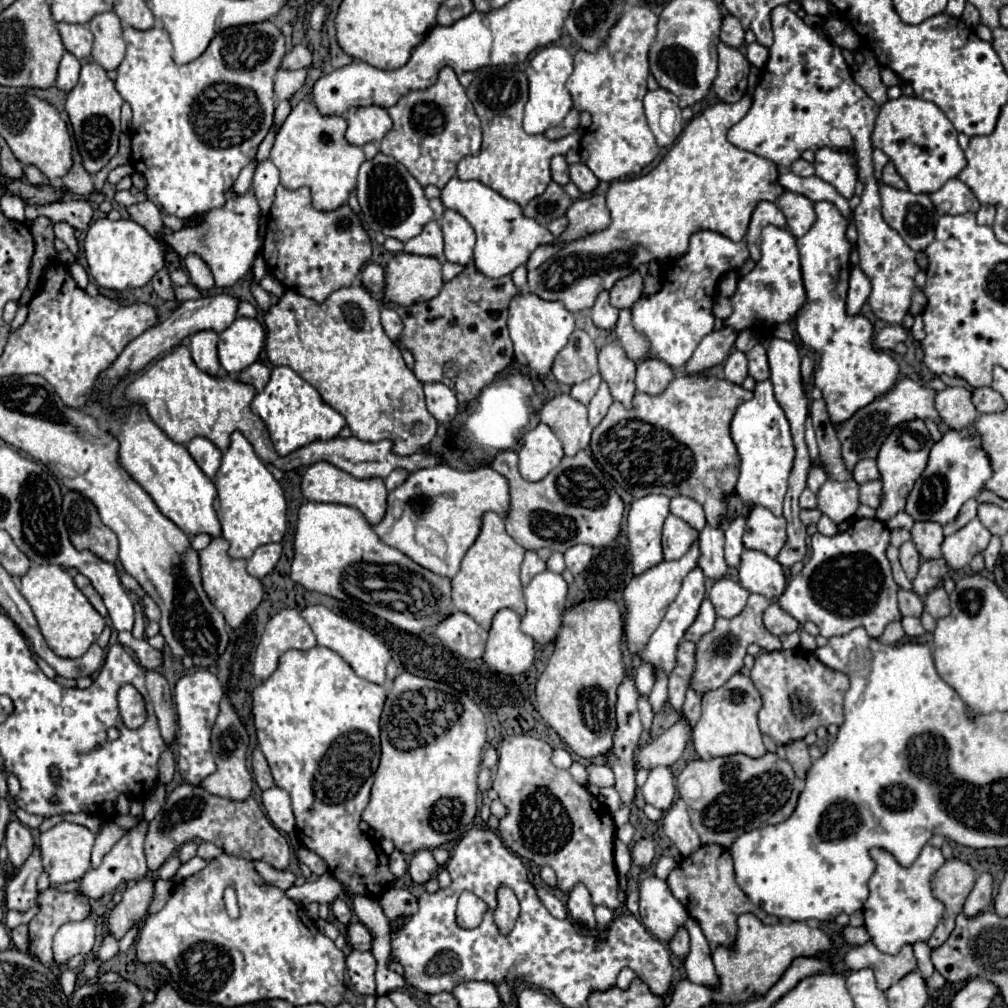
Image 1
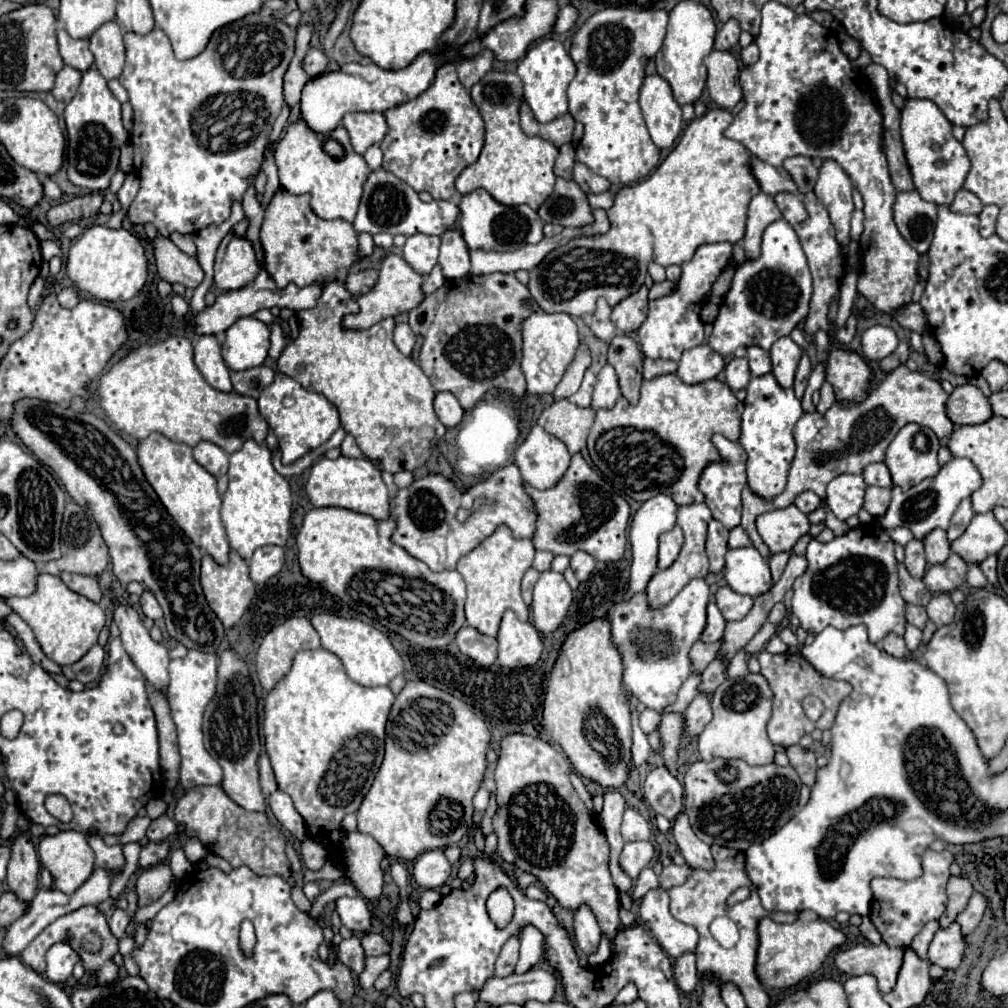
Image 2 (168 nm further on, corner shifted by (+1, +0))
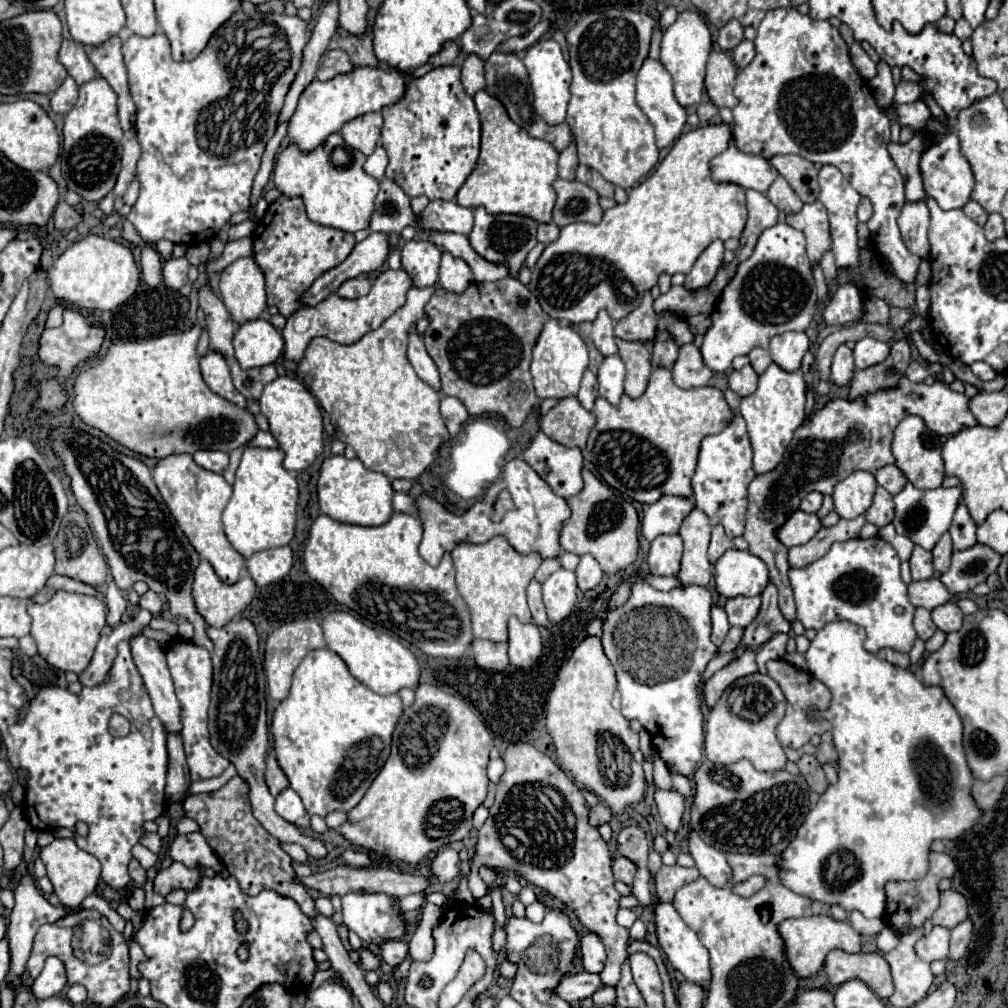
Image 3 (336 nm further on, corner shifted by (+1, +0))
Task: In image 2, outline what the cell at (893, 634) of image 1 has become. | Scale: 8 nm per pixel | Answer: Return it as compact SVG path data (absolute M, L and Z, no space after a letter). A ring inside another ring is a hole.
M895 634L883 638L879 646L881 646L887 654L891 654L891 656L895 656L895 658L905 658L907 652L909 652L907 646L905 646L905 642L903 642L903 638L901 638L901 636L895 636Z

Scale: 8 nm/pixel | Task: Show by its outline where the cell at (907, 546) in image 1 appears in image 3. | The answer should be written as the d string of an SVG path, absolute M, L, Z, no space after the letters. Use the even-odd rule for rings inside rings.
M915 546L909 564L911 564L913 580L927 580L933 576L933 564L931 564L931 552L929 550Z

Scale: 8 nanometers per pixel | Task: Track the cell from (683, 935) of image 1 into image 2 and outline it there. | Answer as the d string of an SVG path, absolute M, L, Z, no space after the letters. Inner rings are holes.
M683 954L679 960L675 960L675 980L679 990L683 990L685 994L693 992L695 986L699 984L699 974L695 968L695 956L693 954Z

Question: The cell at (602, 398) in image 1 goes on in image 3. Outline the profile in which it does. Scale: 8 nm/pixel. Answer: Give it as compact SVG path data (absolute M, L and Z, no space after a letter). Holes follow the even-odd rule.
M607 356L597 372L599 396L603 396L609 404L619 404L623 396L623 378L625 366L619 356Z

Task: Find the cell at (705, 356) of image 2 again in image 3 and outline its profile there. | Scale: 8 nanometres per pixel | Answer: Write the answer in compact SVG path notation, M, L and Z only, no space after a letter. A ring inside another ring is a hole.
M685 344L679 350L679 358L673 368L673 380L679 388L697 388L707 386L713 378L711 368L703 364L703 356L699 356L699 348L695 344Z

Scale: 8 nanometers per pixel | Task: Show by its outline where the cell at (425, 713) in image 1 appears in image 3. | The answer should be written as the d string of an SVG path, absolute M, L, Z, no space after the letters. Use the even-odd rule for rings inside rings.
M419 684L413 706L403 710L395 726L391 754L385 766L365 792L363 800L349 812L349 820L339 828L339 832L355 846L377 852L385 858L403 860L407 864L417 864L429 852L463 840L471 830L471 816L475 808L487 796L489 780L485 770L491 748L493 738L489 730L479 716L471 712L463 698L441 692L433 684Z

